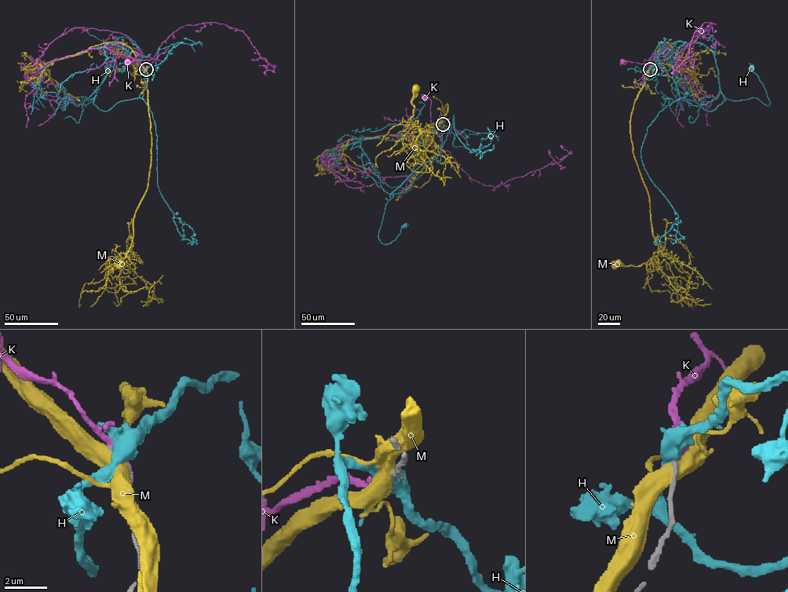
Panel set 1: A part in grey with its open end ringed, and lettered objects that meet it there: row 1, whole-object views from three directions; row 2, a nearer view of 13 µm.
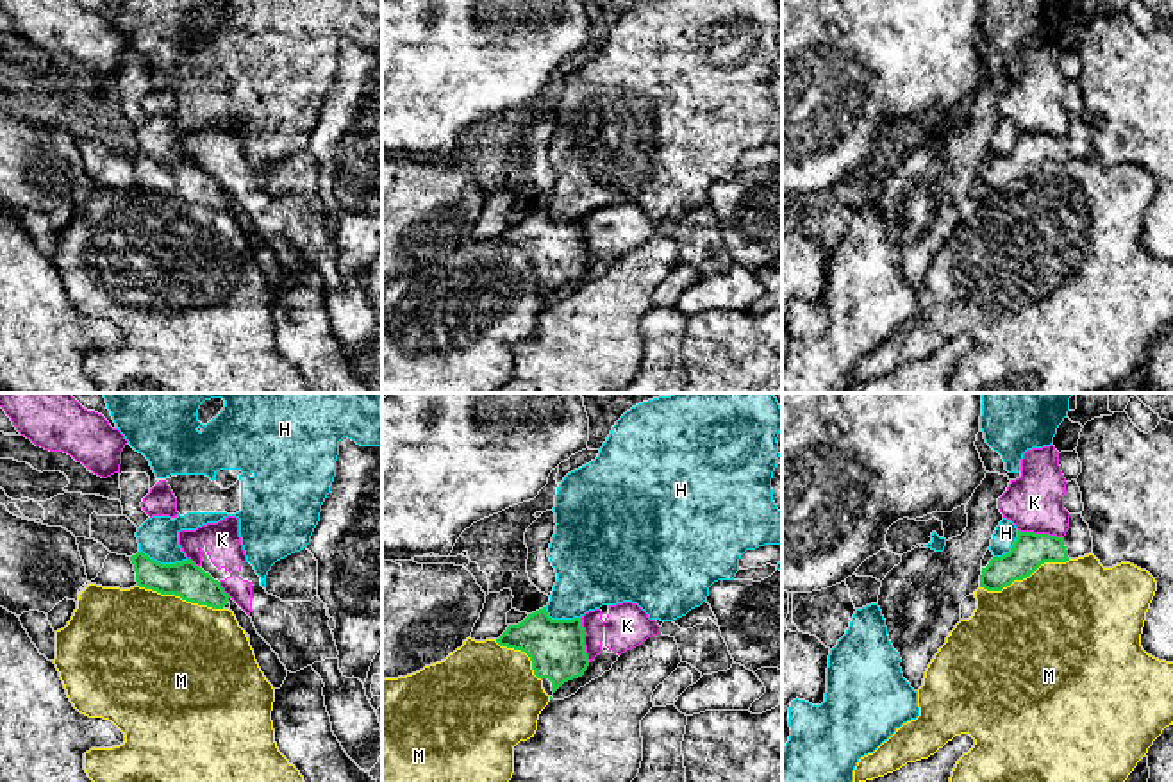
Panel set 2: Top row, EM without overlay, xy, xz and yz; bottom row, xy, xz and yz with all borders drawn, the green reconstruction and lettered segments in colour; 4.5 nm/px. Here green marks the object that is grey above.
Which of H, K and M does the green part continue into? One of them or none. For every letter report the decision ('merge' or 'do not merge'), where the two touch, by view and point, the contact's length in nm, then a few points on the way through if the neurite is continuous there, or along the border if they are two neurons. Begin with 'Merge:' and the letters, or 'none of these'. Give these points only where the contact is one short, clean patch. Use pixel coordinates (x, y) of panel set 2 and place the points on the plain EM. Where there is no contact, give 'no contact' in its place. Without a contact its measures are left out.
Merge: none of these
H: do not merge; contact xy (165, 165); length 220 nm
K: do not merge; contact xz (582, 240); length 220 nm
M: do not merge; contact yz (1025, 177); length 420 nm

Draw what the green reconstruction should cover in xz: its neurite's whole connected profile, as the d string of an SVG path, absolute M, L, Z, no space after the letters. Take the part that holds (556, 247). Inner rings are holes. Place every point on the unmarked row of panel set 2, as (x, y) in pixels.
M543 207L521 223L509 225L496 243L530 257L534 275L543 280L548 296L564 282L582 277L589 266L582 216L552 220Z

